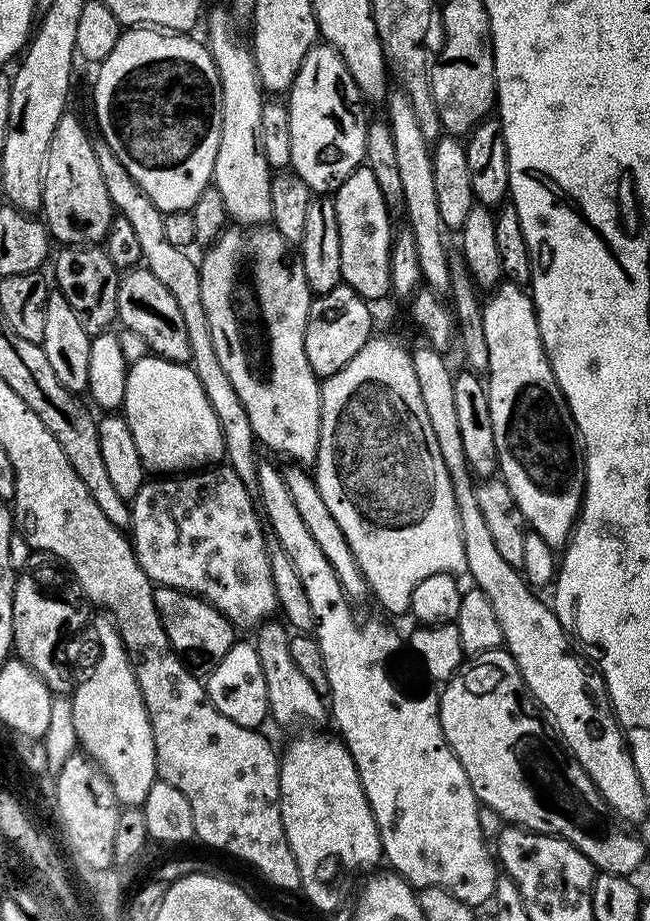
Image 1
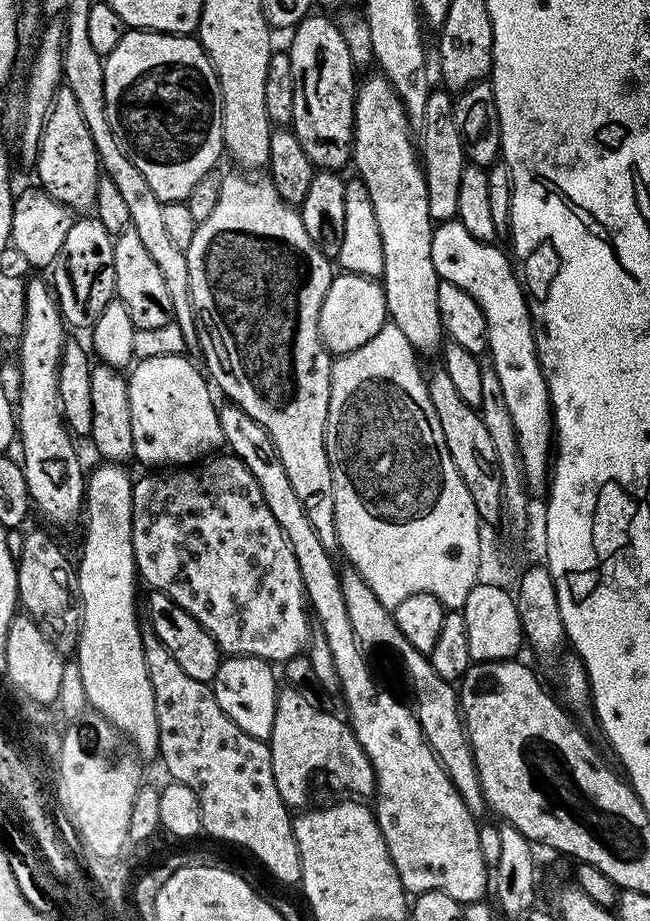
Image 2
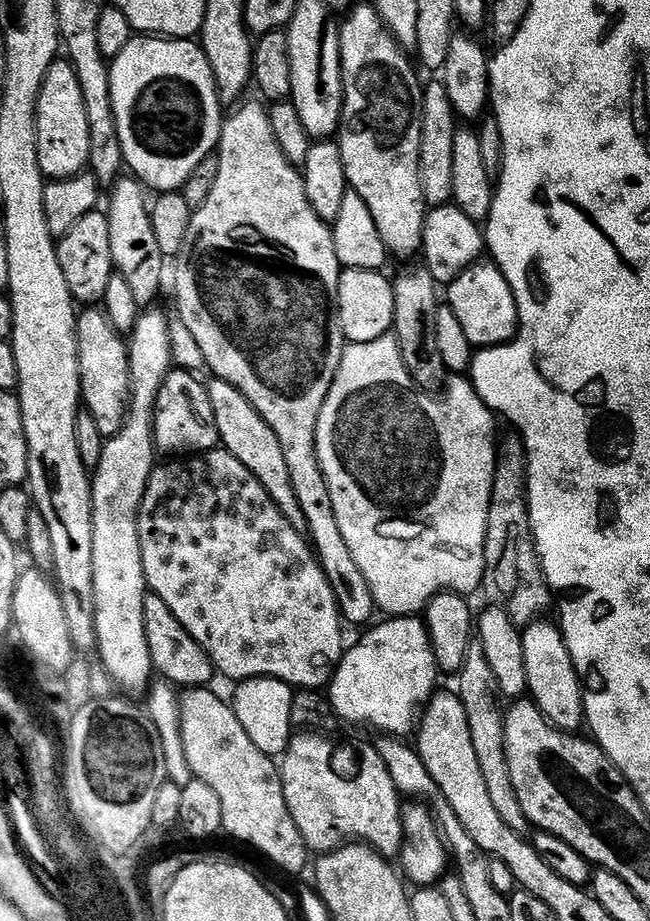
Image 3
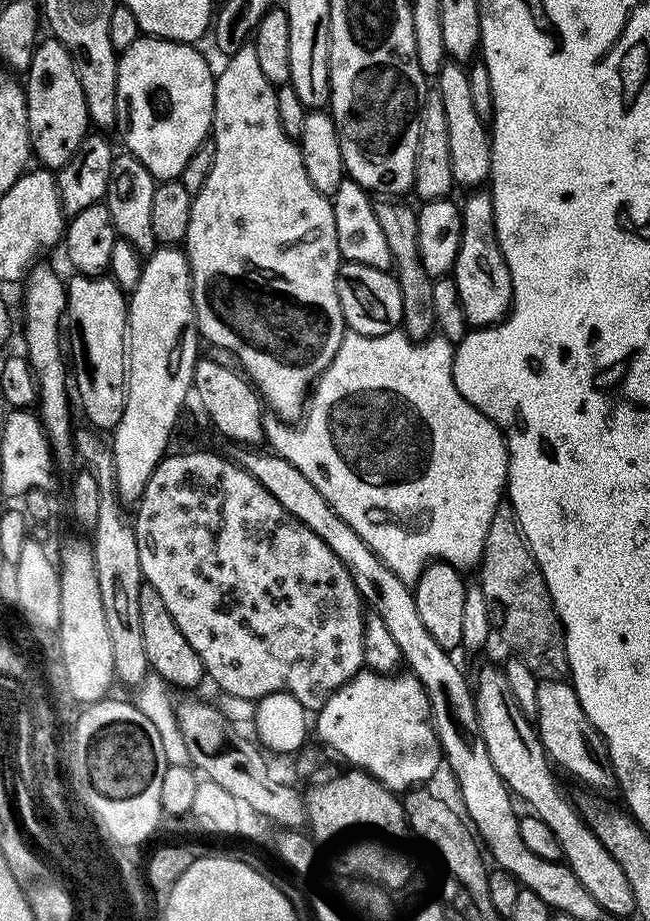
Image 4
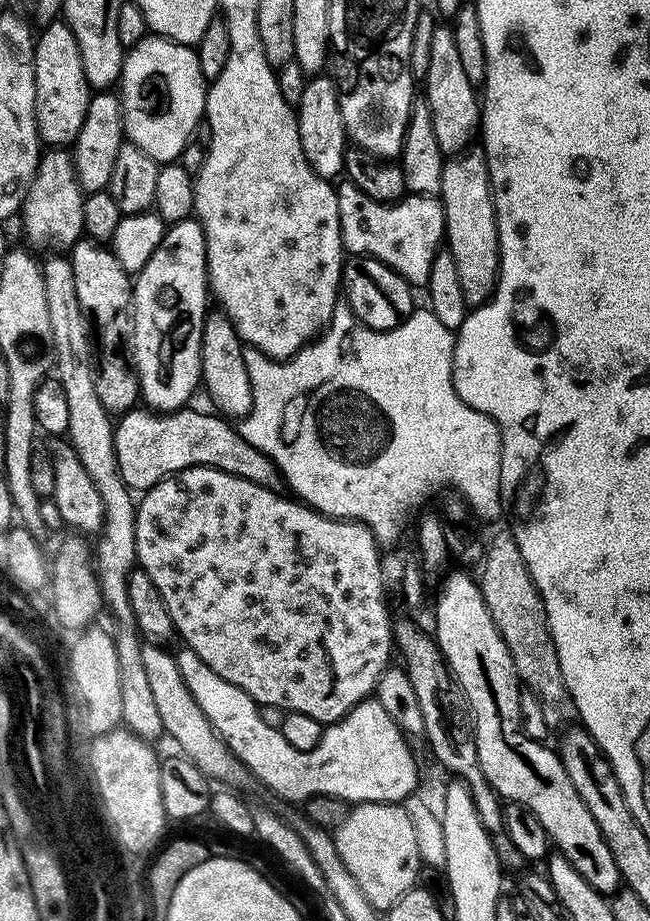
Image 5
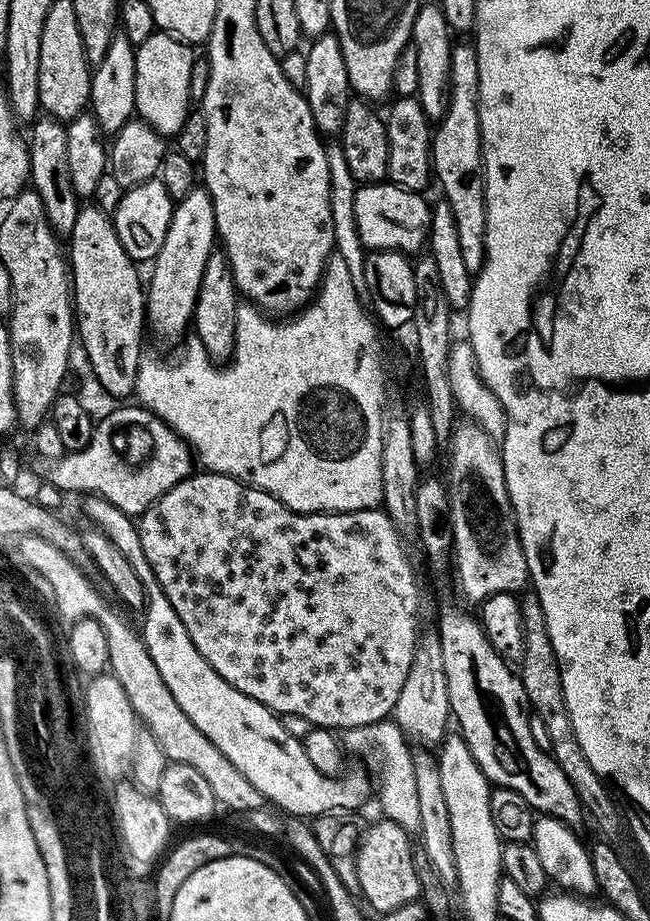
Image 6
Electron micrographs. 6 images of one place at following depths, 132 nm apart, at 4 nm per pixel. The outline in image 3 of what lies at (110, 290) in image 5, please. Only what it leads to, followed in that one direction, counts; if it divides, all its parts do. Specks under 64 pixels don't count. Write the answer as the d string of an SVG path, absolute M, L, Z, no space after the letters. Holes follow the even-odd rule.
M84 306L76 318L76 353L80 375L80 399L82 408L94 418L94 423L104 438L113 436L120 429L124 415L128 413L128 387L132 384L132 367L128 361L128 345L125 337L117 332L103 307Z

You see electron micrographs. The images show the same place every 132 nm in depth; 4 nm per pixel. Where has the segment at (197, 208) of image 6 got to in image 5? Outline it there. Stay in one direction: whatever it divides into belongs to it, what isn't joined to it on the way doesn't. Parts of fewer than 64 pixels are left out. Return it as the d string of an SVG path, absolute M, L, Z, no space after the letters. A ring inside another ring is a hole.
M189 218L171 225L165 231L162 242L150 262L141 272L135 273L130 309L130 359L136 369L136 380L140 384L140 400L149 409L161 414L175 412L189 403L195 388L201 387L200 347L202 346L202 326L210 308L208 290L208 263L206 262L206 242L200 221Z

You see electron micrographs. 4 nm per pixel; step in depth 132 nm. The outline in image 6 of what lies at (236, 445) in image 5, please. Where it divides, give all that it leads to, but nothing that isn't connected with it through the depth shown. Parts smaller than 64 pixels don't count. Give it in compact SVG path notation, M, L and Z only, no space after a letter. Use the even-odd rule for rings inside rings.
M143 406L136 408L116 408L104 417L95 421L92 437L81 452L65 452L62 458L47 460L41 456L33 455L32 461L26 464L27 471L32 471L40 480L45 480L52 488L60 492L84 492L88 496L101 496L106 502L118 506L133 518L143 516L144 511L150 507L162 494L166 494L180 480L193 475L194 453L185 440L174 431L167 422L158 419L153 412Z

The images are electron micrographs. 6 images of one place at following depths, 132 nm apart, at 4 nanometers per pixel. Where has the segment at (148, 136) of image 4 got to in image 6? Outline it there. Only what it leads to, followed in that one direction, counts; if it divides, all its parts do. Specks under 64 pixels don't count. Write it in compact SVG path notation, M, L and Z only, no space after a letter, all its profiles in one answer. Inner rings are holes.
M157 30L146 42L138 45L136 50L136 116L149 124L155 132L165 138L175 137L190 111L190 70L194 59L193 49L183 40Z

